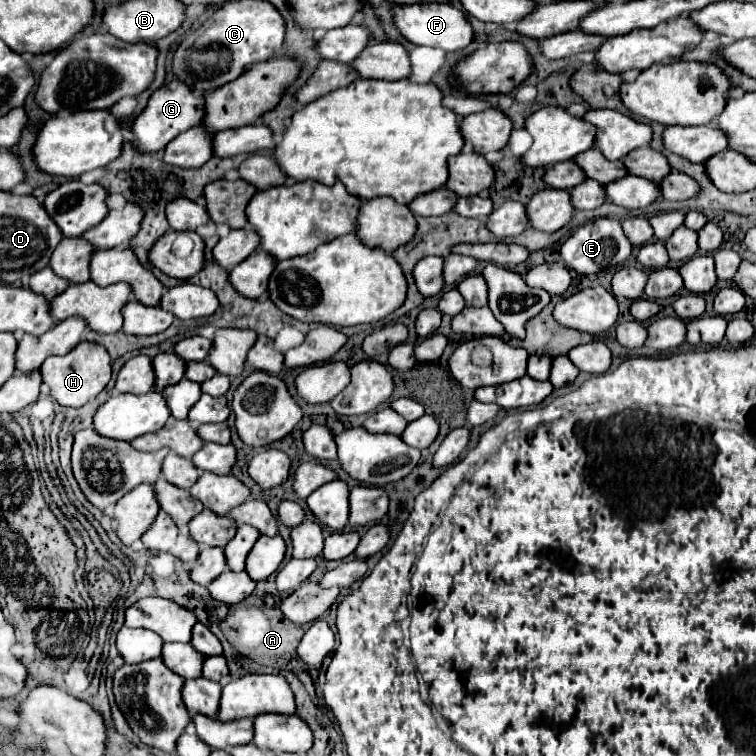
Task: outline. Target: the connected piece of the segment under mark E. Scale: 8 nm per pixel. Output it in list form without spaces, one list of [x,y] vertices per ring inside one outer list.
[[[594,219],[582,227],[578,227],[578,231],[574,235],[570,235],[562,247],[560,247],[560,255],[564,259],[564,263],[584,275],[590,273],[598,273],[604,271],[608,267],[616,267],[622,265],[632,253],[632,243],[630,239],[626,239],[626,233],[622,231],[622,223],[618,219]]]

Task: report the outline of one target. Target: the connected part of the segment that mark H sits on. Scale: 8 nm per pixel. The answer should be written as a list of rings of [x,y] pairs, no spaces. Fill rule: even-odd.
[[[82,341],[74,349],[70,349],[66,355],[52,355],[44,361],[40,367],[44,383],[50,387],[52,397],[64,405],[64,407],[82,407],[88,401],[92,401],[110,381],[112,375],[112,359],[104,345]]]

